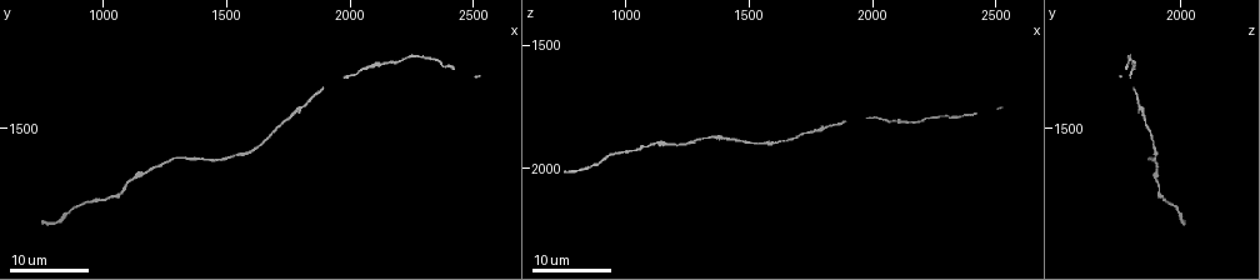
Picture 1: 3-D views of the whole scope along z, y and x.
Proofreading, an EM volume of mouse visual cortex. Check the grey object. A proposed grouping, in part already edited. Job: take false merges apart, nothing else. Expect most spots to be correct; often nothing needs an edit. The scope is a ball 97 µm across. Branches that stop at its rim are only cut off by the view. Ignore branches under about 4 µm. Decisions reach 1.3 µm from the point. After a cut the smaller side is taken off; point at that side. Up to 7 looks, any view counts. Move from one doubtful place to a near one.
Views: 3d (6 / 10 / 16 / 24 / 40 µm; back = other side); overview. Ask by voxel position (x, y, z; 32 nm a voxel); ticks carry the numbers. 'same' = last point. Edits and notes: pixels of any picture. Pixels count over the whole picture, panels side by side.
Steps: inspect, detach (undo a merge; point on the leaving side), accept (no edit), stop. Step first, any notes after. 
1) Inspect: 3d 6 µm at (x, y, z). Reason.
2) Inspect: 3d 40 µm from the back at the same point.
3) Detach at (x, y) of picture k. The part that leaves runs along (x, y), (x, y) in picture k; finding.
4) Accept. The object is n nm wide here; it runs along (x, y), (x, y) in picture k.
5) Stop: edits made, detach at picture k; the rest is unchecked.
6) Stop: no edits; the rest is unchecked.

Inspect: 3d 16 µm at (860, 1830, 1980). Calibre changes.

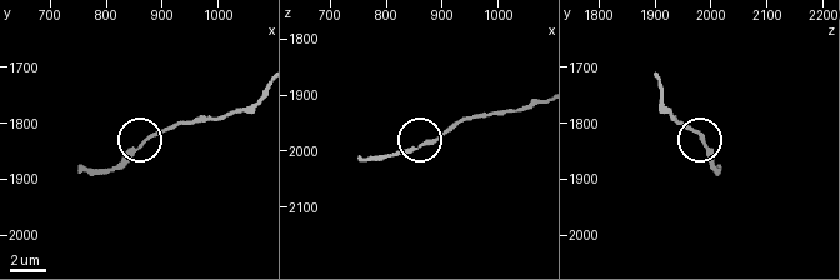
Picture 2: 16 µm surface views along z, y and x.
Inspect: 3d 6 µm at (875, 1830, 1990).

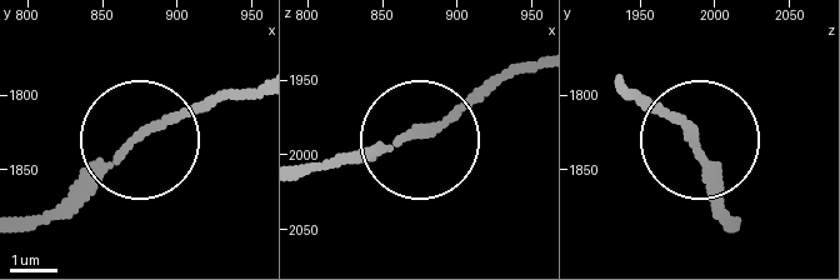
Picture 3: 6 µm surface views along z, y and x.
Accept. It runs along (538, 61), (501, 70), (430, 125), (339, 165) in picture 3; continuous, no second neuron.

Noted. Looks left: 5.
Inspect: 3d 24 µm at (1200, 1670, 1900).

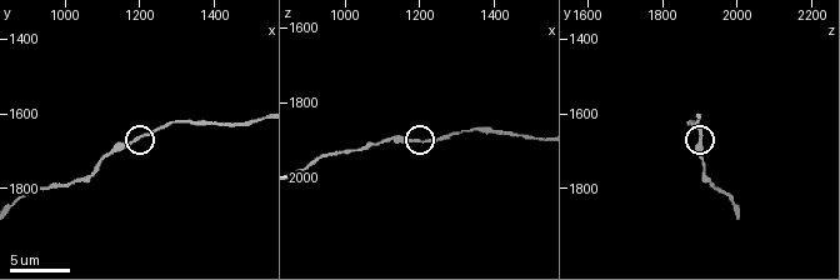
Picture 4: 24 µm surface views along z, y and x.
Inspect: 3d 10 µm at (1190, 1660, 1900). Zoom in.

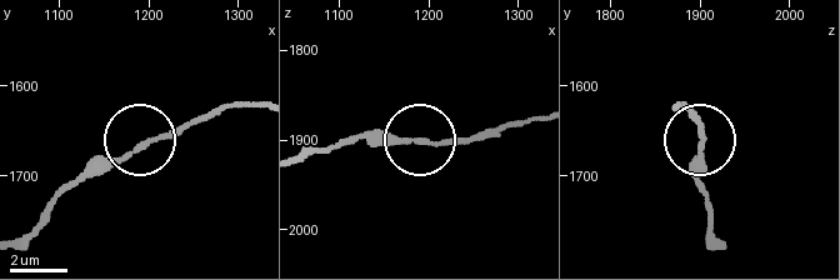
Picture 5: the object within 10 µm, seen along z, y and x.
Accept. It runs along (258, 104), (215, 109), (93, 164), (59, 188) in picture 5; all the same neuron.

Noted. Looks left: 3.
Inspect: 3d 16 µm at (1750, 1460, 1860). Calibre changes.

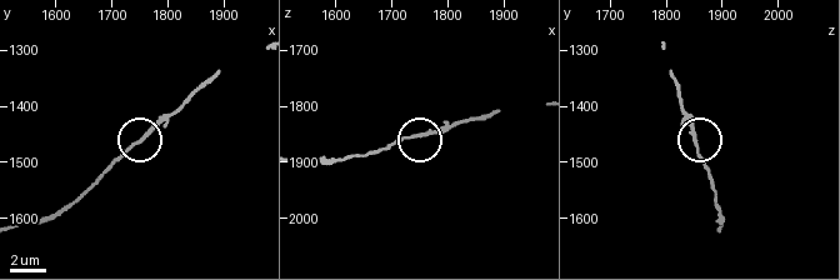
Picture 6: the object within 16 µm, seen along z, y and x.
Inspect: 3d 10 µm at (1755, 1460, 1850).

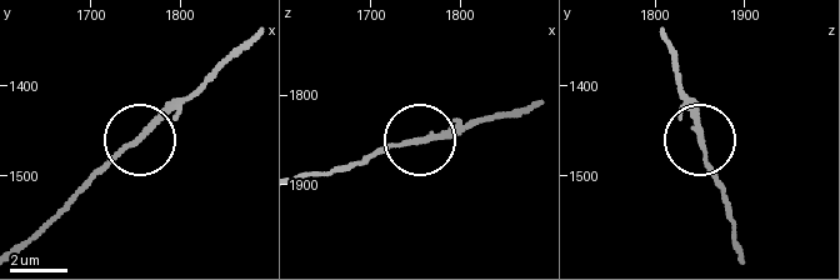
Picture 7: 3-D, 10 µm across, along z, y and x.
Accept. The object is 190 nm wide here; it runs along (735, 225), (678, 78) in picture 7; continuous, no second neuron.

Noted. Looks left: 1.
Stop: no edits; the rest is unchecked.

